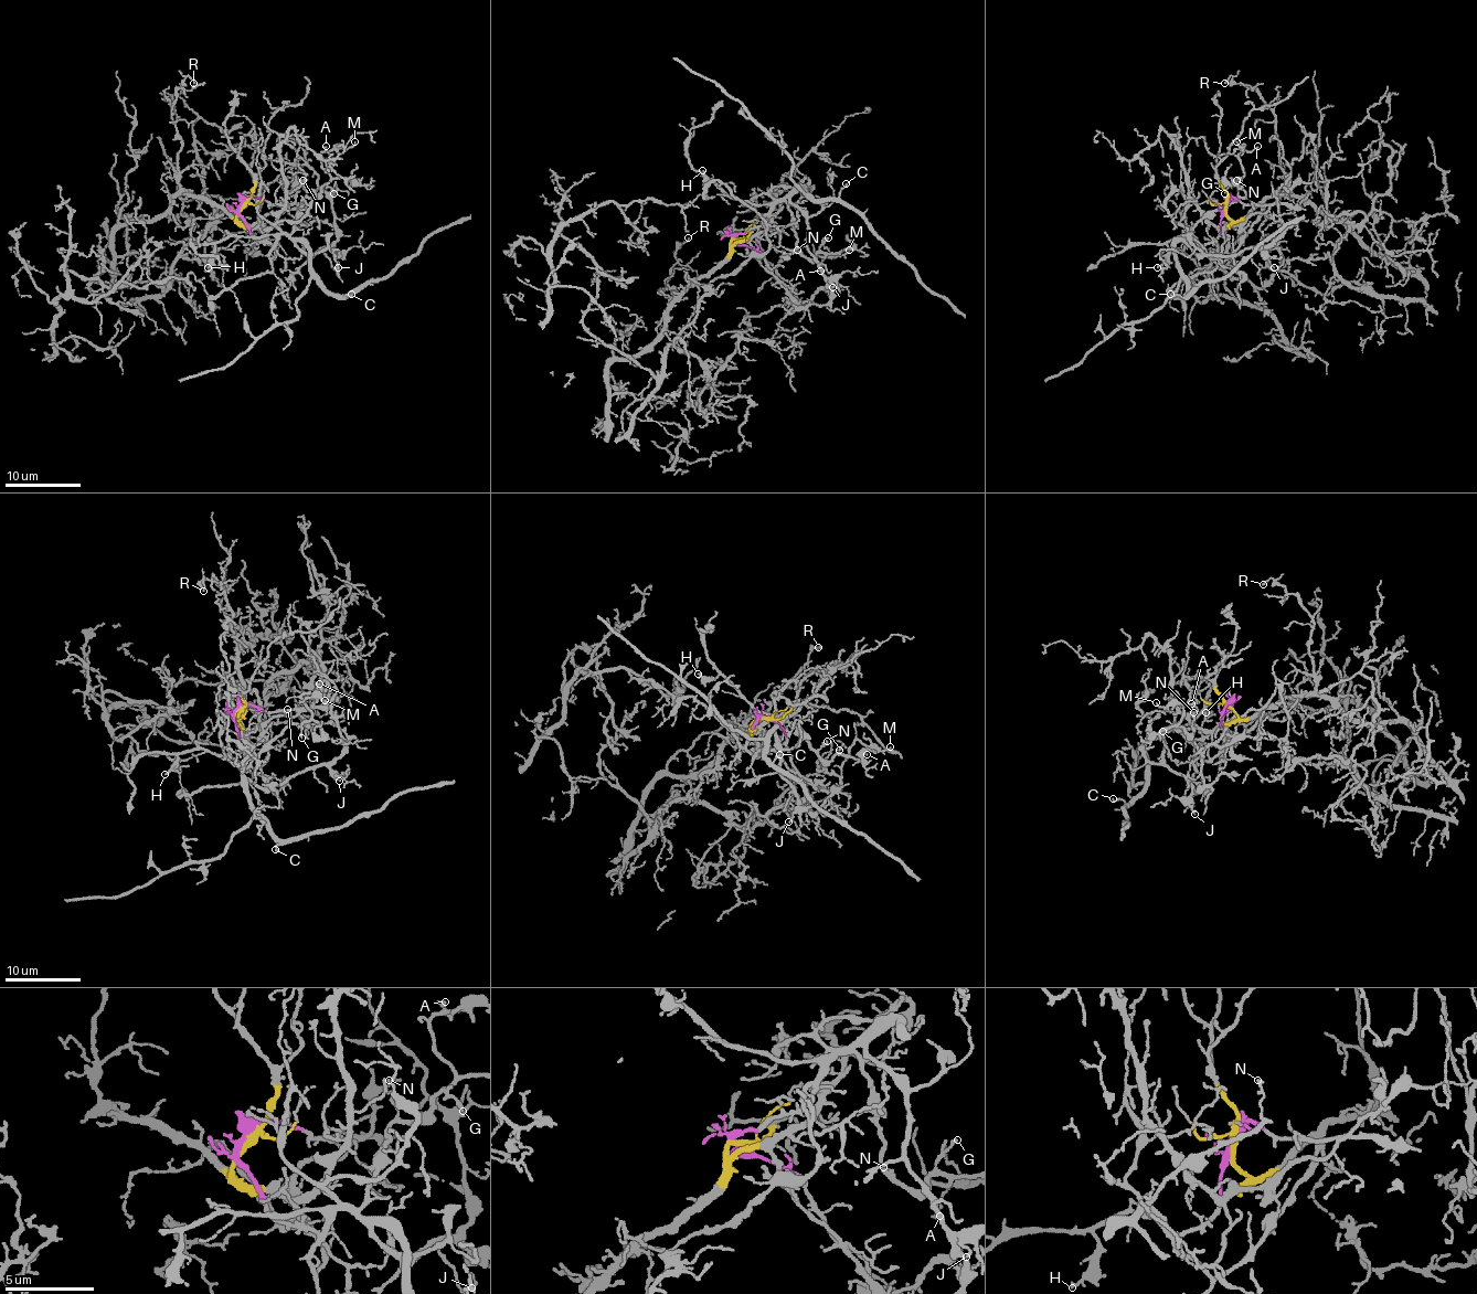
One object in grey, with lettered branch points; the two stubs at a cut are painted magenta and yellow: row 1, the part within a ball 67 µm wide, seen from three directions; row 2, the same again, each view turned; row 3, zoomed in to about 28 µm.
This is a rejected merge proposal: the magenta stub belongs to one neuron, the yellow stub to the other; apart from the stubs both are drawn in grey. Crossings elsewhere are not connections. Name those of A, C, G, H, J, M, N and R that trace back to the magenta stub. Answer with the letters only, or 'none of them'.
A, C, G, H, J, M, N

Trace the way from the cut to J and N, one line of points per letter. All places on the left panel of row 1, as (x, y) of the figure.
J: (242, 205), (240, 216), (256, 240), (272, 245), (283, 234), (311, 255), (329, 247), (338, 268)
N: (242, 205), (240, 216), (250, 232), (272, 245), (282, 234), (289, 234), (296, 221), (306, 197), (303, 179)

